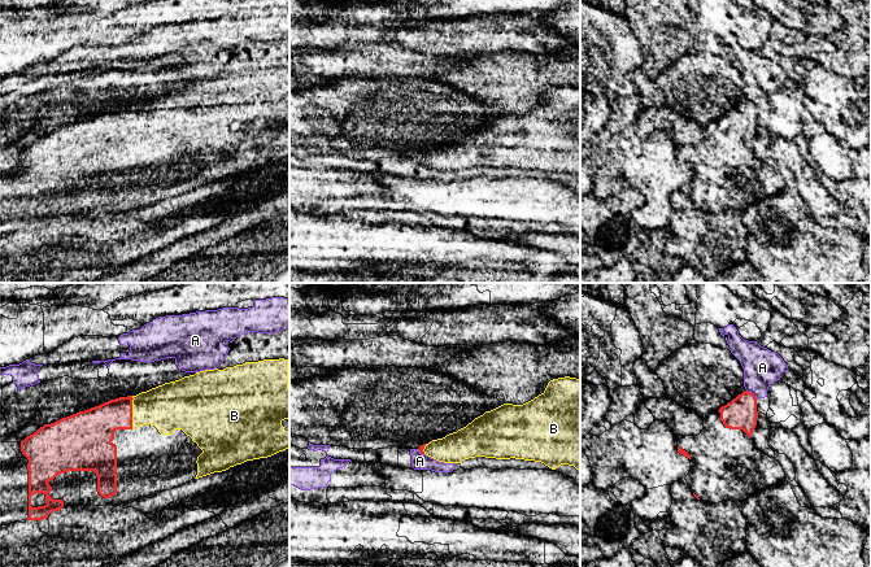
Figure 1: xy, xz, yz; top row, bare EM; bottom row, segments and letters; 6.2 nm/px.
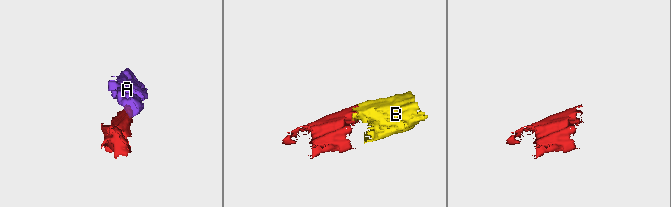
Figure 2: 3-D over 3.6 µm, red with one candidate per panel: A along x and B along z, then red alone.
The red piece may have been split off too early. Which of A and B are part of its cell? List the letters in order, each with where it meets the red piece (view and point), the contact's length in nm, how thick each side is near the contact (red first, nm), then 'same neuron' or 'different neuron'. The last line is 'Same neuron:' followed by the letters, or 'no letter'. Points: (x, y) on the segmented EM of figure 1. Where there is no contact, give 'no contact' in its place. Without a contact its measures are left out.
A: yz (752, 393) | 90 nm | 190/240 nm | different neuron
B: xy (131, 413) | 200 nm | 240/300 nm | same neuron
Same neuron: B

